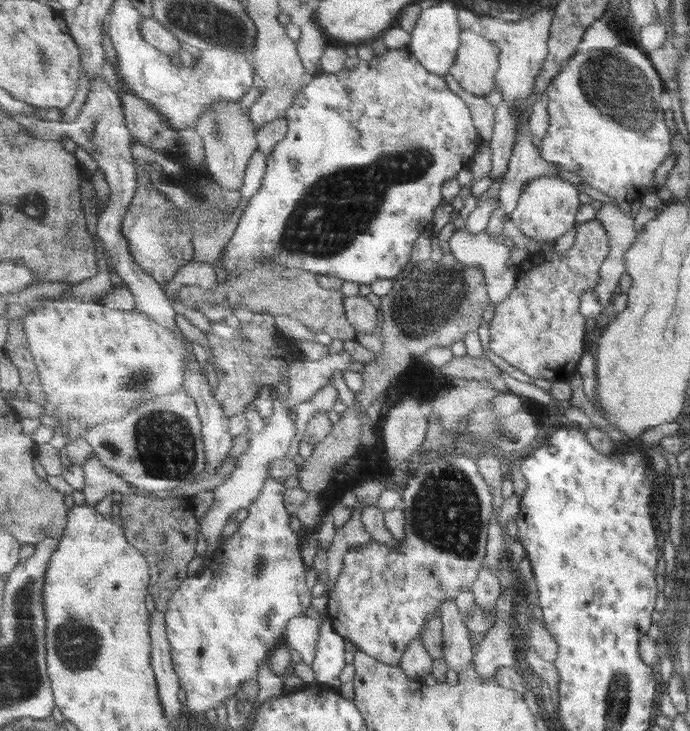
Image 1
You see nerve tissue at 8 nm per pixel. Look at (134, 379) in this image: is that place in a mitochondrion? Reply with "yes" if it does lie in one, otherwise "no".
yes

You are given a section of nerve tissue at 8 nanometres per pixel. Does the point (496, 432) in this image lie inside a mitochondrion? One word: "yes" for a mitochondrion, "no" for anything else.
yes

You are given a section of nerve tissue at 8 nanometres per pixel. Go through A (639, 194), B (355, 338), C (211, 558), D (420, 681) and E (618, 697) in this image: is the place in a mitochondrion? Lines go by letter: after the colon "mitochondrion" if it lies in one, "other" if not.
A: other
B: other
C: other
D: other
E: mitochondrion

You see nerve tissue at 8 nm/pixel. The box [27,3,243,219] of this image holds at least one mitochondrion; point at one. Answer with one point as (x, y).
(44, 56)

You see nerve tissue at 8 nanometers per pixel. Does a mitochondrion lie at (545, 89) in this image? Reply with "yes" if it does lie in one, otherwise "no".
no

